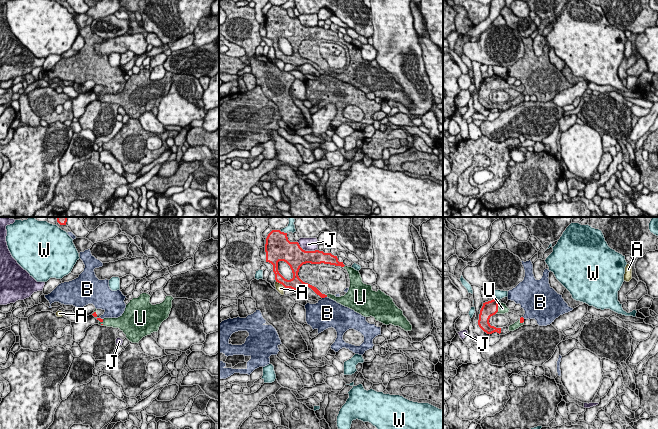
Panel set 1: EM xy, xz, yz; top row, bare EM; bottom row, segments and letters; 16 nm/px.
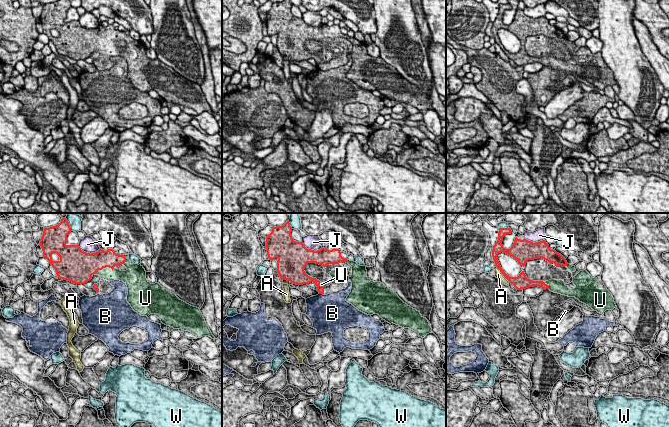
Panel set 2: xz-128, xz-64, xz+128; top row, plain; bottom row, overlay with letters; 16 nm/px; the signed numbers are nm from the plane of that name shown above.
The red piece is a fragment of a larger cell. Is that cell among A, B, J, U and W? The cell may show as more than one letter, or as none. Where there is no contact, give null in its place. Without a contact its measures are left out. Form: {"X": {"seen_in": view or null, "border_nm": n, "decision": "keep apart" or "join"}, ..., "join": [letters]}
{"A": {"seen_in": "xz", "border_nm": 190, "decision": "keep apart"}, "B": {"seen_in": "xz", "border_nm": 90, "decision": "keep apart"}, "J": {"seen_in": "xz", "border_nm": 360, "decision": "keep apart"}, "U": {"seen_in": "yz", "border_nm": 220, "decision": "join"}, "W": {"seen_in": "yz", "border_nm": 90, "decision": "keep apart"}, "join": ["U"]}

